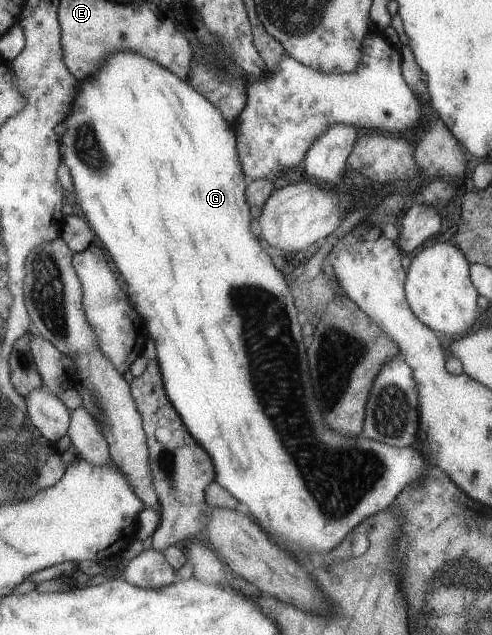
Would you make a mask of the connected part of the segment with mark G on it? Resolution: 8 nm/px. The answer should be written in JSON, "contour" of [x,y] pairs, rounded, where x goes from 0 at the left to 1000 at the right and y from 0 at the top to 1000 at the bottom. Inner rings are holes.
{"contour":[[[240,80],[217,93],[207,112],[195,112],[195,118],[161,126],[150,165],[128,192],[134,203],[122,217],[122,238],[130,260],[138,263],[146,279],[152,324],[163,329],[167,342],[179,346],[179,354],[193,364],[203,383],[211,384],[211,392],[220,395],[228,414],[236,414],[244,433],[252,435],[254,450],[260,452],[260,471],[293,502],[301,534],[313,540],[315,567],[321,570],[333,619],[378,671],[378,679],[427,717],[435,734],[433,757],[470,775],[470,781],[484,792],[508,802],[508,808],[551,850],[565,861],[577,863],[577,868],[602,883],[610,883],[614,869],[642,882],[663,869],[675,868],[679,861],[687,861],[705,841],[740,817],[789,800],[817,776],[821,767],[852,761],[854,754],[860,754],[860,742],[868,742],[854,710],[835,702],[789,702],[744,691],[744,687],[683,685],[654,669],[650,650],[634,628],[622,556],[614,543],[602,483],[593,477],[596,468],[589,468],[589,458],[581,455],[573,433],[553,420],[553,411],[528,392],[520,373],[504,361],[508,335],[492,307],[500,298],[500,285],[480,250],[476,209],[463,203],[470,197],[461,194],[445,170],[439,170],[429,157],[407,150],[407,145],[380,128],[341,112],[341,107],[280,83]]]}

